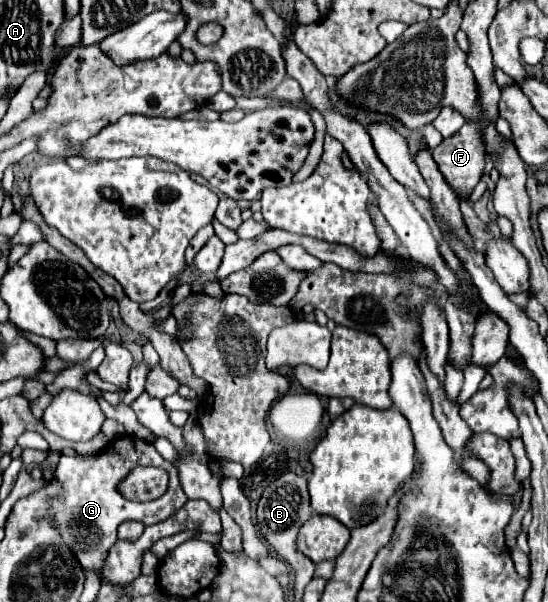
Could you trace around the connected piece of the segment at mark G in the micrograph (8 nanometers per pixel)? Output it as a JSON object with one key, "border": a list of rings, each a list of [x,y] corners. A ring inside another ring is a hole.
{"border":[[[117,438],[115,448],[109,446],[107,450],[97,454],[97,460],[81,460],[75,456],[60,456],[55,478],[63,484],[63,496],[55,500],[53,512],[55,512],[55,526],[59,526],[59,532],[65,540],[65,544],[73,550],[73,554],[79,558],[81,566],[85,570],[95,568],[97,574],[103,566],[103,558],[107,558],[107,550],[117,540],[117,526],[127,520],[139,520],[143,524],[157,524],[167,520],[175,510],[179,510],[189,498],[185,496],[177,470],[171,462],[167,462],[153,444],[147,444],[139,438]],[[137,466],[155,466],[163,468],[169,474],[169,488],[163,498],[155,498],[149,502],[135,502],[125,498],[119,492],[119,484],[127,478],[127,474]]]}

